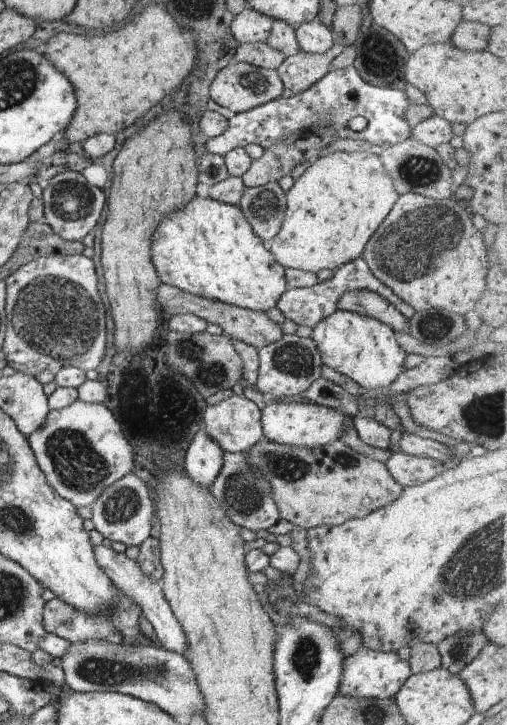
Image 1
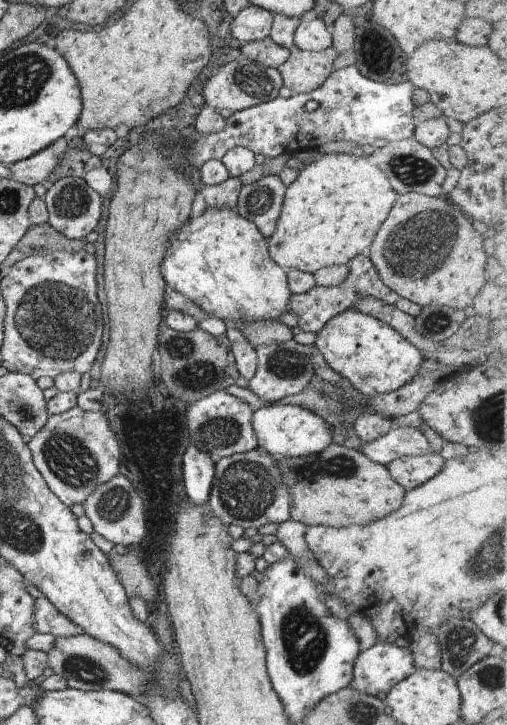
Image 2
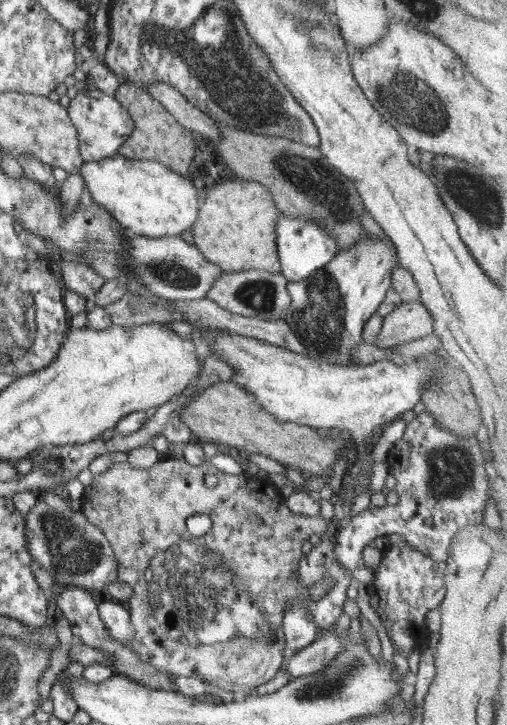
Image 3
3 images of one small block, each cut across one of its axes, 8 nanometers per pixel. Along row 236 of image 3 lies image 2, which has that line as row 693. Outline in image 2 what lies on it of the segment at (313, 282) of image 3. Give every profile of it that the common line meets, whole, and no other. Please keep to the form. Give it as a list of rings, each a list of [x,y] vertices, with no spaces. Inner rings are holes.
[[[376,643],[358,653],[349,686],[369,695],[387,694],[416,669],[409,648],[400,648],[395,643]]]

